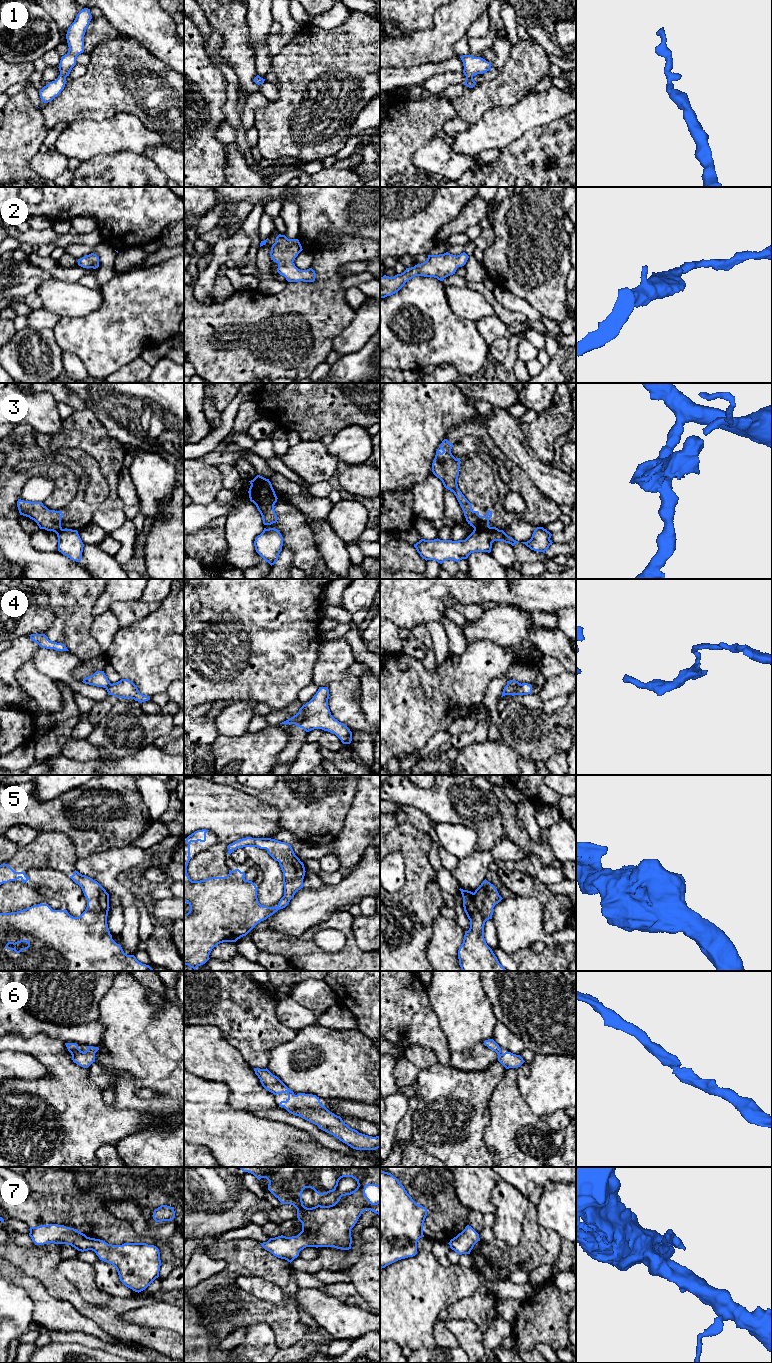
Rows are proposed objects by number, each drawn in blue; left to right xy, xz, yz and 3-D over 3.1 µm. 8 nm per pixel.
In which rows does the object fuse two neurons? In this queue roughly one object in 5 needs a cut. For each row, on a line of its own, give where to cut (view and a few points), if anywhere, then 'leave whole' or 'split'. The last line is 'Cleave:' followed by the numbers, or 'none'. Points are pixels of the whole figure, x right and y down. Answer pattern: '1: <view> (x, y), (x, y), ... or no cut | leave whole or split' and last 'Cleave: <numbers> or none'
1: no cut | leave whole
2: no cut | leave whole
3: yz (474, 528), (498, 530) | split
4: xz (303, 706), (304, 717), (295, 724) | split
5: no cut | leave whole
6: no cut | leave whole
7: no cut | leave whole
Cleave: 3, 4

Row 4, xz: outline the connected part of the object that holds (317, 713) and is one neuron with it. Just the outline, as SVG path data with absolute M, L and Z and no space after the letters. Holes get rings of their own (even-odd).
M319 687L313 698L303 705L305 710L304 719L295 725L303 728L306 732L314 729L328 731L335 734L343 744L350 744L352 732L345 724L342 724L331 715L328 699L328 687Z

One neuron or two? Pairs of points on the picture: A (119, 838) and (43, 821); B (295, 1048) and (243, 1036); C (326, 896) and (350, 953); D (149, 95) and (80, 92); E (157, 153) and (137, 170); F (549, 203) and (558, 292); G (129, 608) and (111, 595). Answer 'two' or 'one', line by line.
A: one
B: two
C: two
D: one
E: two
F: one
G: two

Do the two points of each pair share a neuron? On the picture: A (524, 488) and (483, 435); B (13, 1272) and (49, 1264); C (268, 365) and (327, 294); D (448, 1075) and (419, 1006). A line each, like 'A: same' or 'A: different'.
A: same
B: different
C: same
D: different

